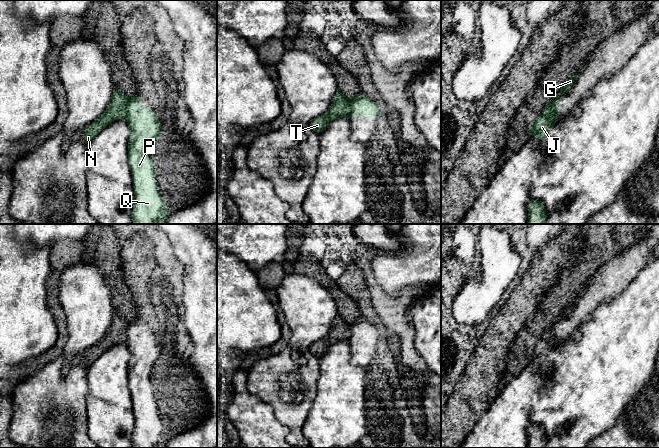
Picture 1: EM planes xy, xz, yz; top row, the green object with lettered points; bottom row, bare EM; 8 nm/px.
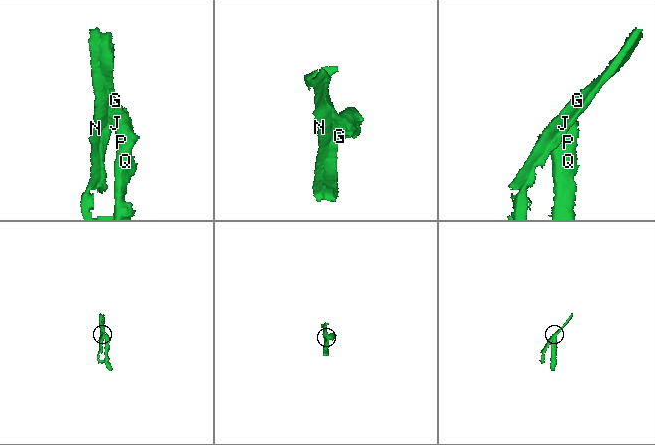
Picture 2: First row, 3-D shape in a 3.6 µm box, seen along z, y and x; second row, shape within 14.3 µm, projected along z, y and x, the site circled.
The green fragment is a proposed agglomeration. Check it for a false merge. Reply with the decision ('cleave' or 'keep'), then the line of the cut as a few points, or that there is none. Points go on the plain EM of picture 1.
cleave; cut yz (558, 320), (542, 338)

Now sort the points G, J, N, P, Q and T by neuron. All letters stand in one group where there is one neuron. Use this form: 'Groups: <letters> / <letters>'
Groups: G N T / J P Q

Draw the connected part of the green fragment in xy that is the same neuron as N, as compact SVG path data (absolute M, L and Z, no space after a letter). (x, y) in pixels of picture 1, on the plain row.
M114 311L106 336L82 354L83 363L87 370L107 349L117 343L126 343L127 326L127 321L117 311Z

